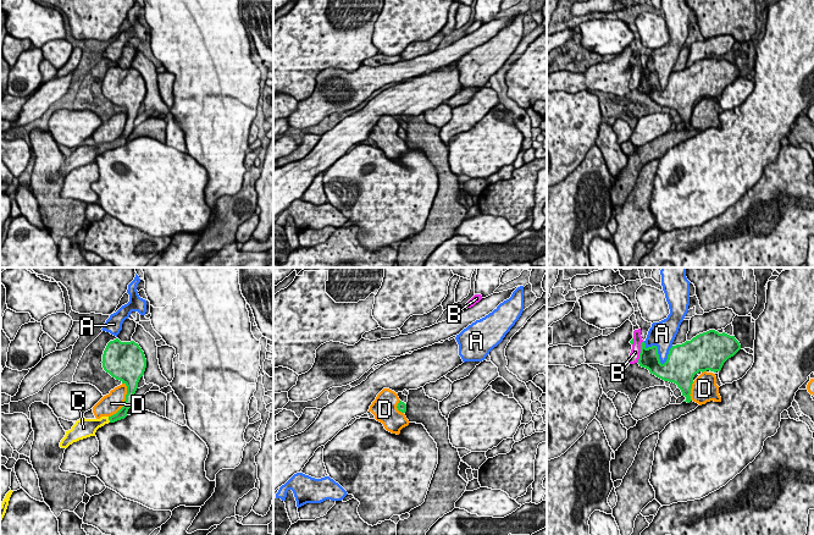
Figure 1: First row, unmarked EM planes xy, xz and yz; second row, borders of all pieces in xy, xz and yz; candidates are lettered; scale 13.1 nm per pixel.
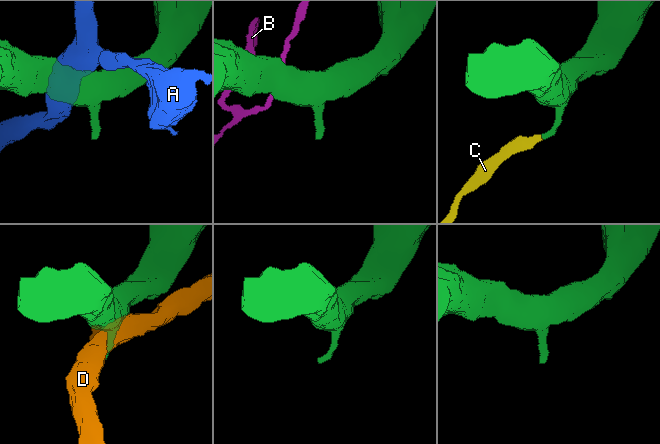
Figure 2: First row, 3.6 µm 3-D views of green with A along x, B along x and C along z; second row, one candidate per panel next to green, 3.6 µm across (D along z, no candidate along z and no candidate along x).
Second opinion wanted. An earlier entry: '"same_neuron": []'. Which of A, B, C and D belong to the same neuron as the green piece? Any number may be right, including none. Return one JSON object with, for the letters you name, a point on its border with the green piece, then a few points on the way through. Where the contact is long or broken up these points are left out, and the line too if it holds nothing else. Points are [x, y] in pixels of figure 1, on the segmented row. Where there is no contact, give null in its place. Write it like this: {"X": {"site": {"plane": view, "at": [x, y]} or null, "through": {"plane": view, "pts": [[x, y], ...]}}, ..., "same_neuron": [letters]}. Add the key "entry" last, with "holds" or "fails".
{"C": {"site": {"plane": "xy", "at": [109, 419]}, "through": {"plane": "xy", "pts": [[122, 413], [109, 419], [92, 425]]}}, "same_neuron": ["C"], "entry": "fails"}

